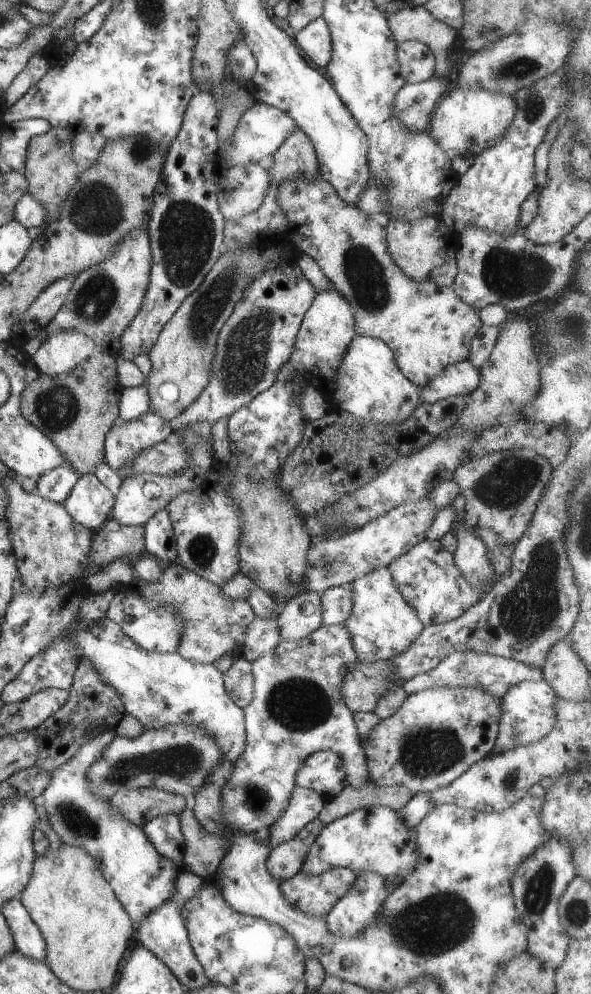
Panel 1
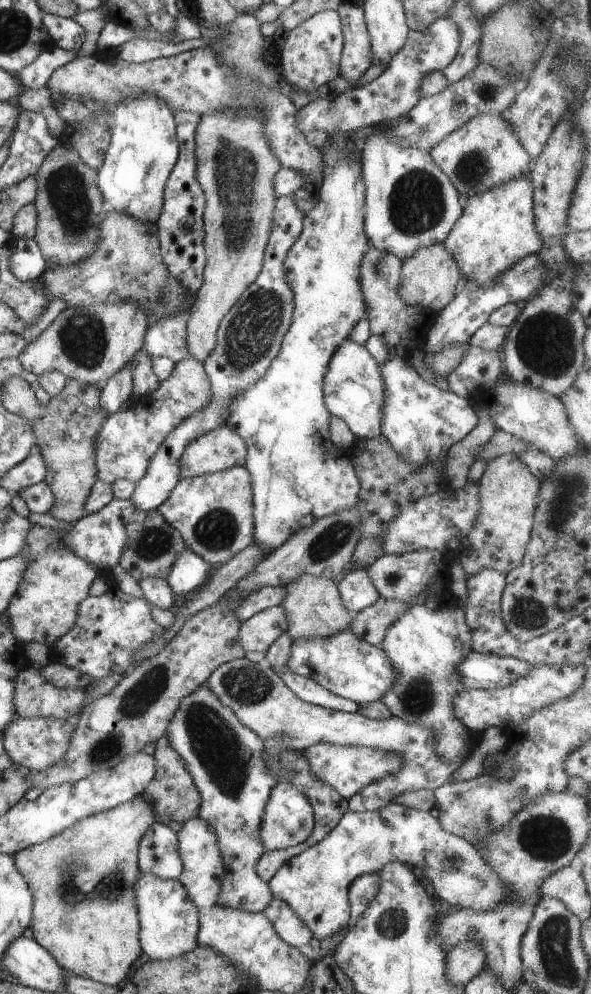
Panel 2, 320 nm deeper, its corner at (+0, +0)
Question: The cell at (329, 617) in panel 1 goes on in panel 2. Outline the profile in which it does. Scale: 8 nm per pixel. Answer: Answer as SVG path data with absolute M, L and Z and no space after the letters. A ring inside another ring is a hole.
M365 569L352 570L336 583L336 588L343 608L353 613L359 613L378 598Z

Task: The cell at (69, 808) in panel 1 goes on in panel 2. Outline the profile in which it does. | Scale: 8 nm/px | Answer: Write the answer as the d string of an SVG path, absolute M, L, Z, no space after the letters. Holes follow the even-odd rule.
M137 872L131 884L138 918L138 942L149 959L168 960L197 947L198 911L177 879L165 879L149 872Z

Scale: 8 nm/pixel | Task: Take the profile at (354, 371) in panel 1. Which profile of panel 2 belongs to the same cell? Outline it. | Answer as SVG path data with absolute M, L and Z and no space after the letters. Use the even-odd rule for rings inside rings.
M402 354L393 356L391 360L377 363L381 380L383 380L383 406L381 406L381 418L379 418L379 432L393 452L412 464L426 464L428 461L442 459L443 454L464 438L476 425L477 416L471 410L471 401L460 398L447 390L439 390L432 384L427 384Z

